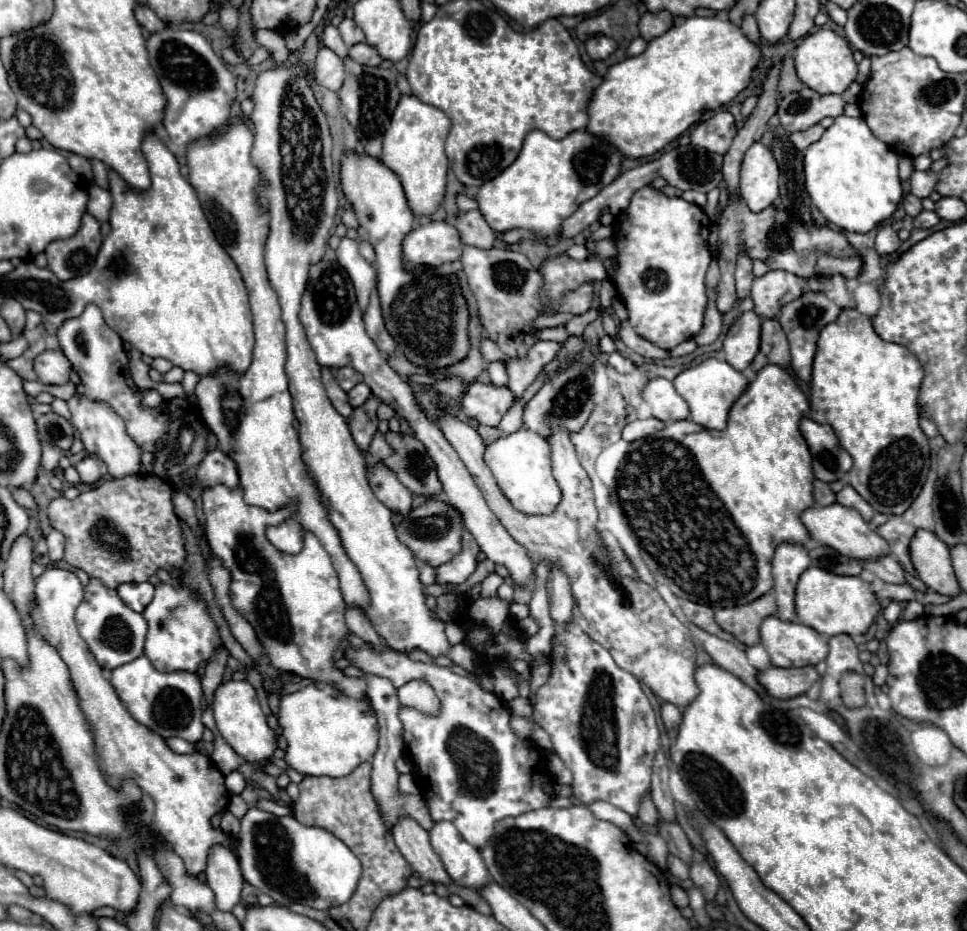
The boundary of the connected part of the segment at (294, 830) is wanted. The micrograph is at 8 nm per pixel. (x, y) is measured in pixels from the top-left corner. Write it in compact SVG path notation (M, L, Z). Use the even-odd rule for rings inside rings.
M252 807L240 821L236 843L244 879L284 905L302 903L324 911L344 905L354 895L362 875L358 857L338 837L320 827L306 827L292 815L276 817Z

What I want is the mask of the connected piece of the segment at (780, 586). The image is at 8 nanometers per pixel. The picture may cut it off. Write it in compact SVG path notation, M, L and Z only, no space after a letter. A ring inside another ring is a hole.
M790 543L778 545L774 559L772 559L778 619L796 621L796 605L794 605L796 583L808 567L810 567L810 557L808 557L806 547L798 547Z

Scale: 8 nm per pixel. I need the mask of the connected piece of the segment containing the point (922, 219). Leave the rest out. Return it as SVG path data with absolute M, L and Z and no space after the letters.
M922 211L922 215L914 217L914 227L916 229L930 229L934 225L938 225L940 217L934 211Z

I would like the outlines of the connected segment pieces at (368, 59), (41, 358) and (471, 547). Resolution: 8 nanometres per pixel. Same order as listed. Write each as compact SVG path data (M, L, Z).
M358 43L354 47L350 47L348 53L352 59L356 59L362 65L370 65L370 67L378 67L384 59L378 55L378 51L374 47L370 47L368 43Z
M44 351L34 359L34 371L46 385L64 385L70 381L70 361L62 351Z
M468 529L462 531L462 551L448 563L436 567L436 583L438 585L460 585L466 583L472 571L476 569L478 563L478 553L480 547L476 539L470 535Z

